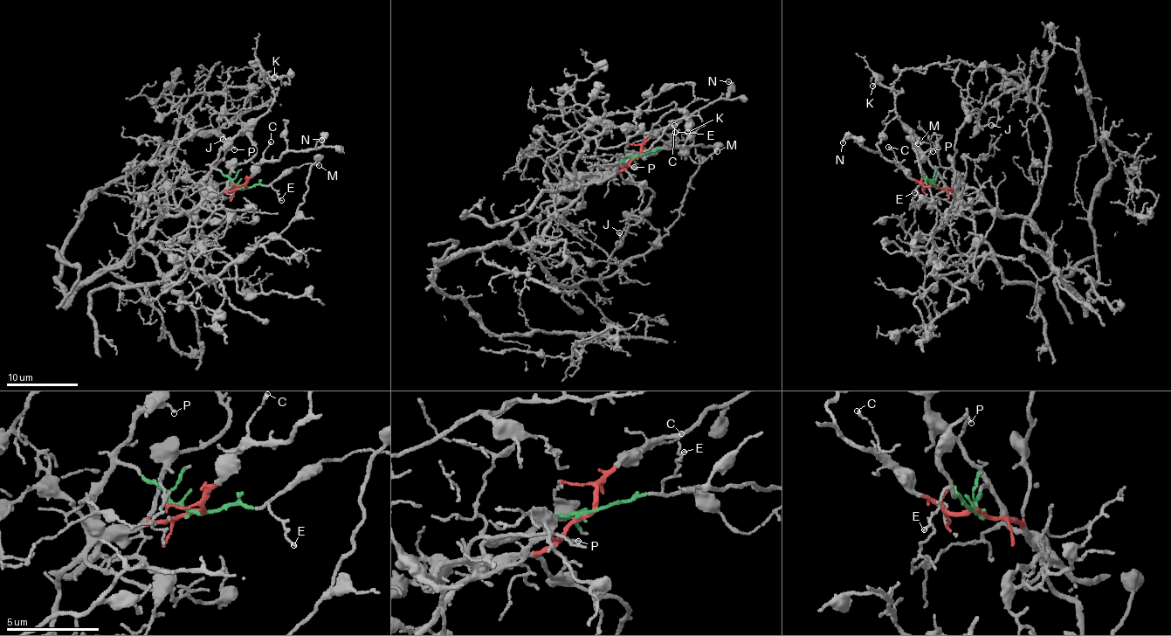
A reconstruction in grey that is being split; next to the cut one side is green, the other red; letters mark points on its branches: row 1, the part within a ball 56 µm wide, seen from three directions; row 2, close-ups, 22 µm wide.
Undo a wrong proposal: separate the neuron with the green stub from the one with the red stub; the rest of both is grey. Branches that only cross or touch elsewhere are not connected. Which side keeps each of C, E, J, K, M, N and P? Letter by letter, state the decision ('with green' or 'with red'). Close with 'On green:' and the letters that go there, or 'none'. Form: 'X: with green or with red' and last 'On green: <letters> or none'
C: with red
E: with green
J: with red
K: with green
M: with green
N: with red
P: with green
On green: E, K, M, P

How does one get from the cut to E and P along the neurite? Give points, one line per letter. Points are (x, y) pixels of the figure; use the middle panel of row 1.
E: (637, 155), (665, 147), (675, 132)
P: (637, 155), (611, 165), (623, 162), (635, 166)

